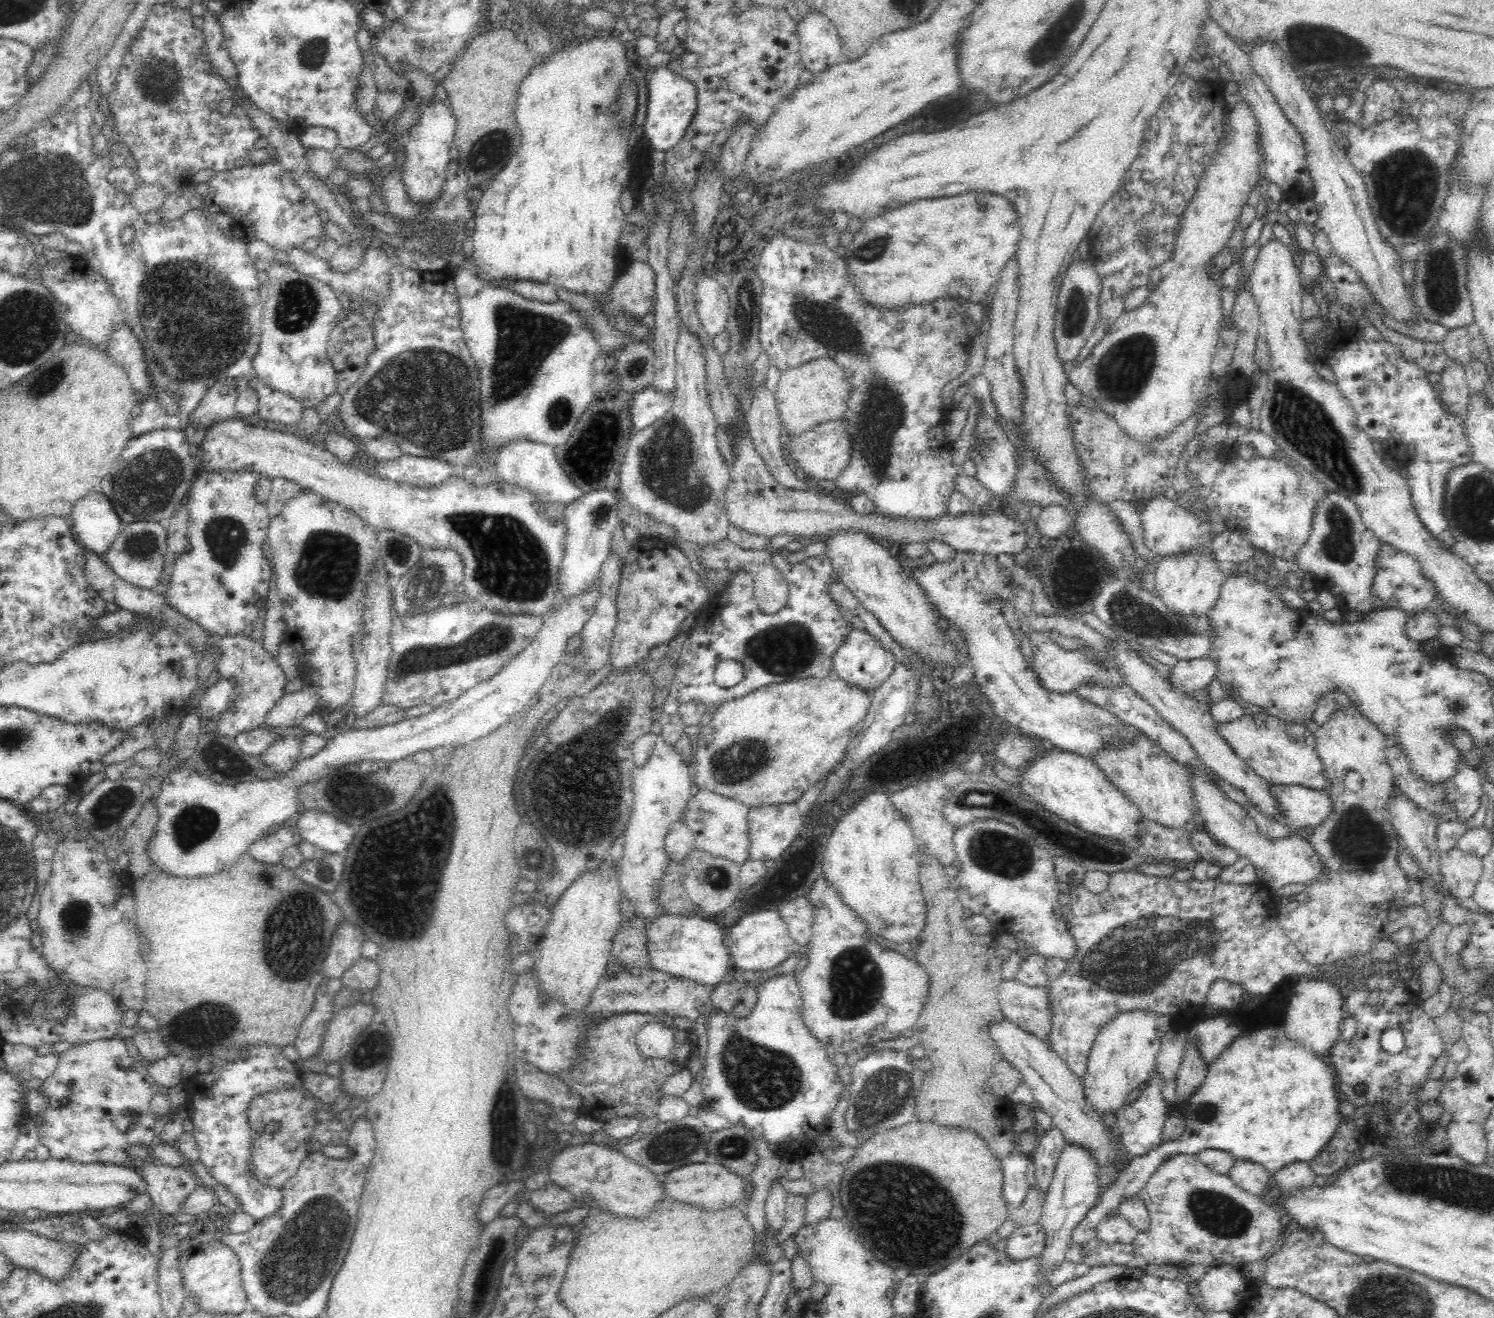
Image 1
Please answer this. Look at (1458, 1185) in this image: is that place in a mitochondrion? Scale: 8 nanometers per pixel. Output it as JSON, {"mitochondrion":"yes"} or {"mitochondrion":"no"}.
{"mitochondrion":"yes"}

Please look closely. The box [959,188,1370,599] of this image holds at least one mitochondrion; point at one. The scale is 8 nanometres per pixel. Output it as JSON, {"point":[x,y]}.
{"point":[1304,423]}

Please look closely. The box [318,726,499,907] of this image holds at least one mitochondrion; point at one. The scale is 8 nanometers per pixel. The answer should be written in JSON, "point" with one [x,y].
{"point":[342,795]}

